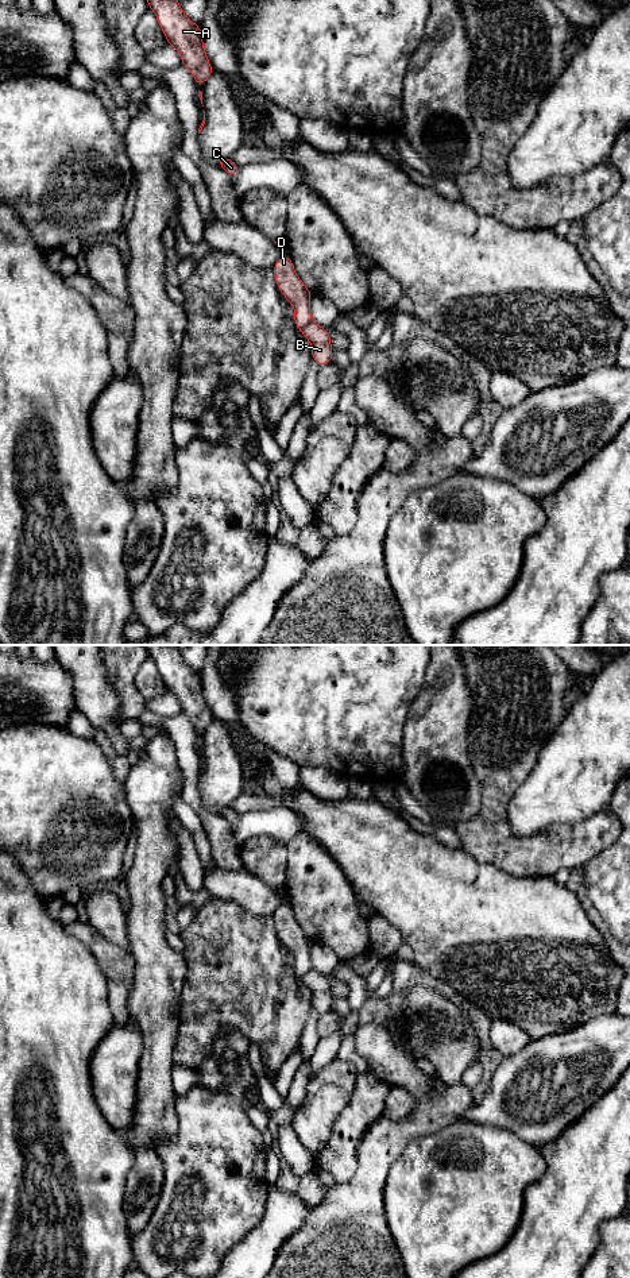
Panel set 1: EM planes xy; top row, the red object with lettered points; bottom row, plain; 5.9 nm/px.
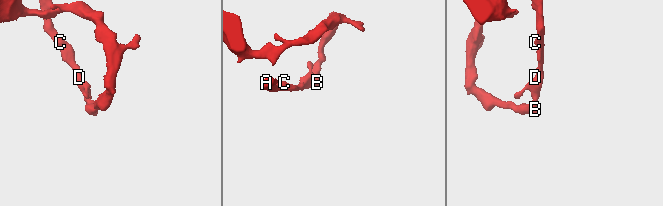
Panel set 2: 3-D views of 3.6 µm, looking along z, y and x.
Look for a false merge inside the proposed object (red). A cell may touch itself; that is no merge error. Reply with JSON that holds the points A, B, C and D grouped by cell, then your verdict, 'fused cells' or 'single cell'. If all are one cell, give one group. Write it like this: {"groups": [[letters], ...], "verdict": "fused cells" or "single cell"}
{"groups": [["A", "C", "D"], ["B"]], "verdict": "fused cells"}

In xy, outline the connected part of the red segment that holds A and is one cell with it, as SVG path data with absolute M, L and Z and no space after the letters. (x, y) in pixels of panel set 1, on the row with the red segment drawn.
M146 0L156 16L167 43L177 49L182 65L202 85L214 72L209 63L198 24L182 11L178 0Z

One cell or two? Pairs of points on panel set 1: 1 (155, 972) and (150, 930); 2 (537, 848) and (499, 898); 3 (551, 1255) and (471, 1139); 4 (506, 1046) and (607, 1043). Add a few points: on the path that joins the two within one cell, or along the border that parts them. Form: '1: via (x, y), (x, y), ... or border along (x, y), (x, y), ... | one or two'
1: via (155, 961), (150, 950), (150, 941) | one
2: border along (487, 863), (513, 875), (548, 876) | two
3: border along (533, 1182), (524, 1193), (521, 1220), (507, 1240) | two
4: border along (532, 1039), (518, 1051), (503, 1057) | two

